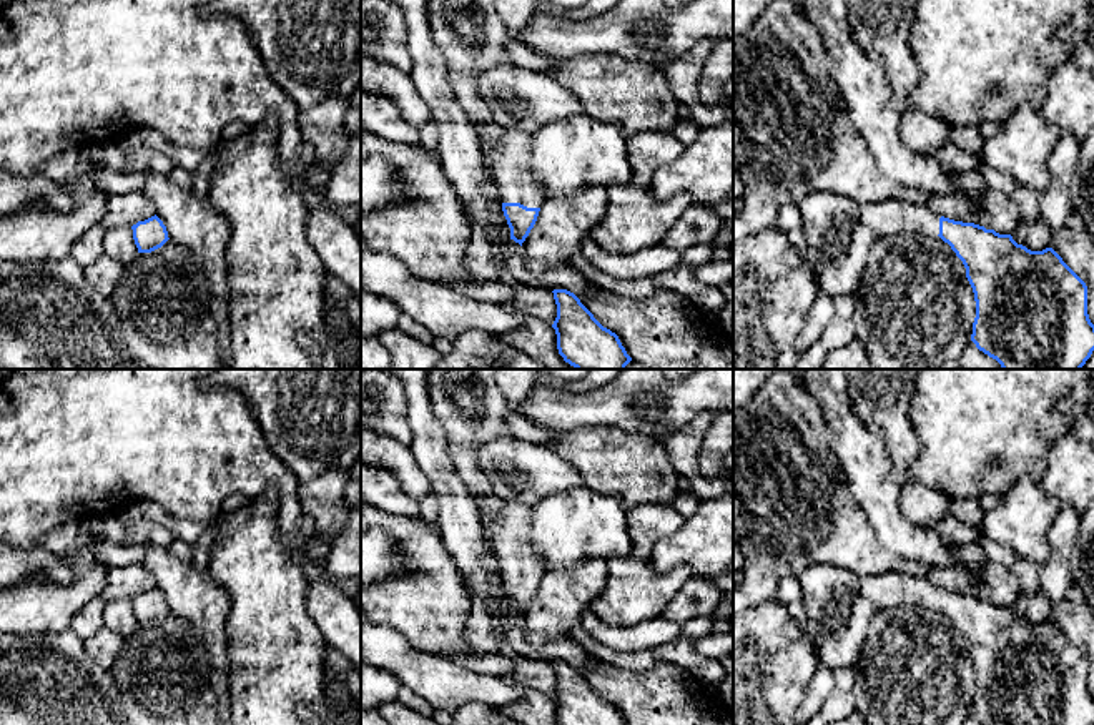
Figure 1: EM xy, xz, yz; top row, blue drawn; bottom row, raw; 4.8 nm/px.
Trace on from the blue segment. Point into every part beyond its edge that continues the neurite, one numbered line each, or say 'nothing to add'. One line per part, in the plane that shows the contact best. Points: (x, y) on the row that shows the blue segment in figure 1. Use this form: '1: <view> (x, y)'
1: xz (509, 150)

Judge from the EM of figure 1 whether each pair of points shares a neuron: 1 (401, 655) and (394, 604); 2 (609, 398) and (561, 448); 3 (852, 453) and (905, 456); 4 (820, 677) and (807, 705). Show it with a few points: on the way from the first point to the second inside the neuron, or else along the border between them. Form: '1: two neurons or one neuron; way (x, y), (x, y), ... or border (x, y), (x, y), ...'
1: two neurons; border (378, 624), (394, 627), (414, 646), (433, 651)
2: two neurons; border (619, 428), (574, 428), (557, 433)
3: two neurons; border (863, 424), (882, 441), (896, 476)
4: one neuron; way (820, 684), (813, 699)

